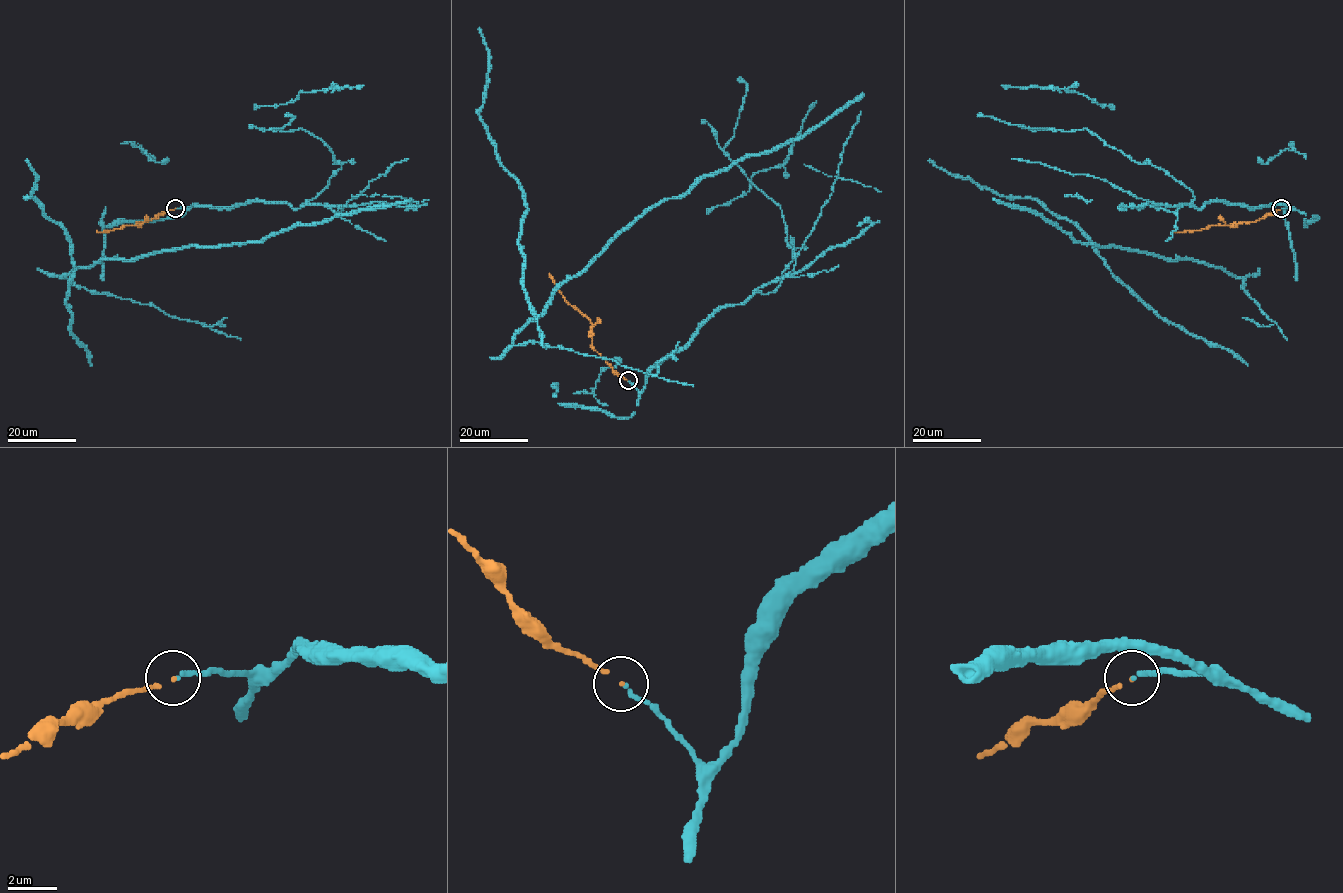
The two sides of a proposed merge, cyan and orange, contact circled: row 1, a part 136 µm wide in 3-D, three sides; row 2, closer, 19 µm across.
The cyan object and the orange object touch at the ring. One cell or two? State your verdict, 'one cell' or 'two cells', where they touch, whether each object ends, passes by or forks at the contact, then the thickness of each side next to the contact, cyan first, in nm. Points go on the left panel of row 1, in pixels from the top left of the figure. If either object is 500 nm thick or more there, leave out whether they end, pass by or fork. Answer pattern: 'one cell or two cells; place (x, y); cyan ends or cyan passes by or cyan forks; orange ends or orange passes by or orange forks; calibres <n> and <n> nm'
one cell; place (175, 208); cyan ends; orange ends; calibres 200 and 100 nm

